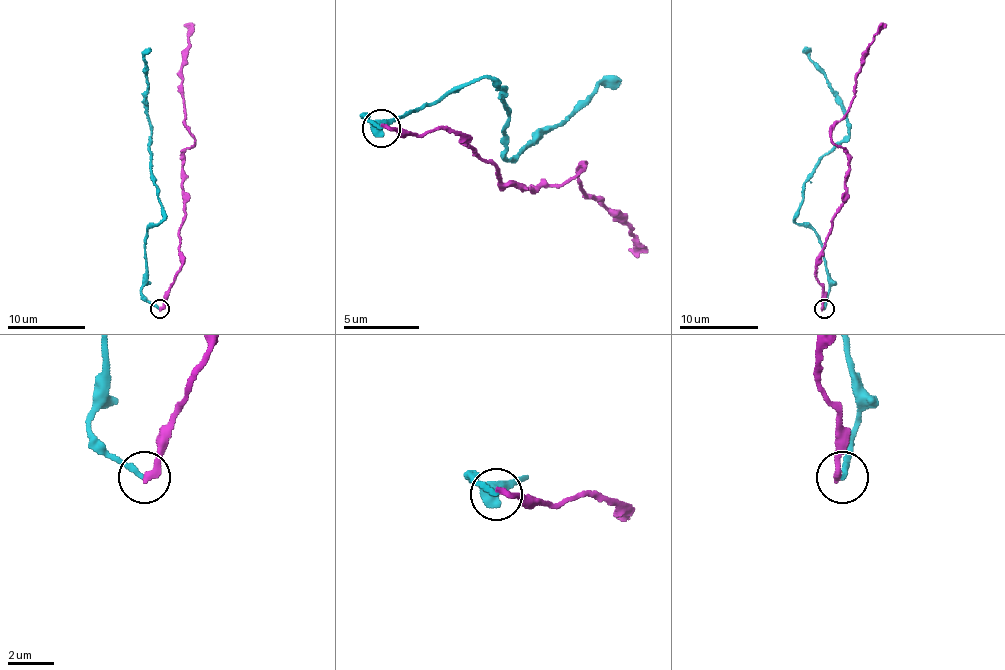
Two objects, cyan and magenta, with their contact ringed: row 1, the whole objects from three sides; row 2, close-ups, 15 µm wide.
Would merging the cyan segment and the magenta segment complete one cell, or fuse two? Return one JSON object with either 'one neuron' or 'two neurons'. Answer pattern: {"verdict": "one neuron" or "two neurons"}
{"verdict": "two neurons"}

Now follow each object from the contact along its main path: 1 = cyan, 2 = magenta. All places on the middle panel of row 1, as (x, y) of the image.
1: (380, 127), (364, 119), (385, 122), (498, 80), (506, 87), (505, 158), (518, 158), (599, 84), (620, 80)
2: (380, 127), (470, 137), (498, 182), (560, 185), (582, 166), (585, 196), (619, 210), (637, 236), (631, 251)

